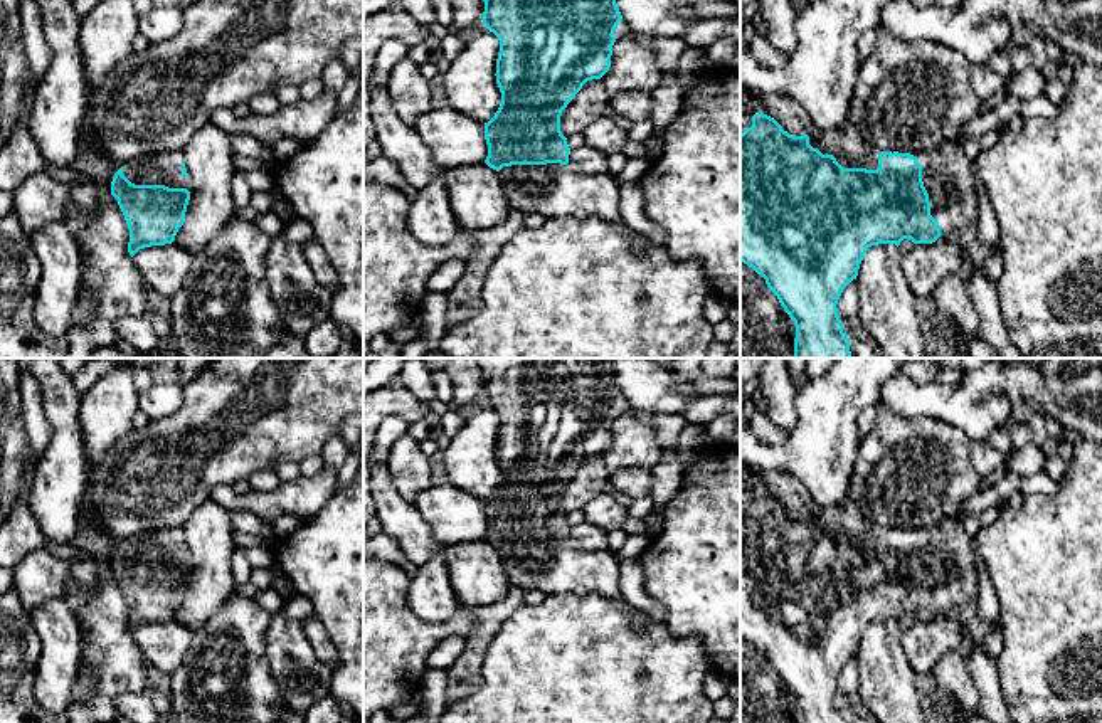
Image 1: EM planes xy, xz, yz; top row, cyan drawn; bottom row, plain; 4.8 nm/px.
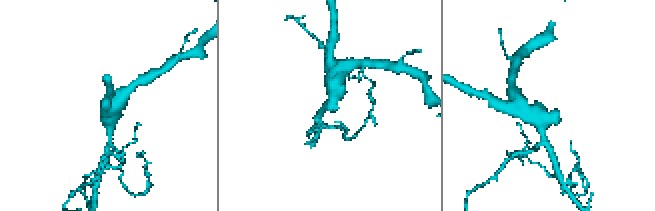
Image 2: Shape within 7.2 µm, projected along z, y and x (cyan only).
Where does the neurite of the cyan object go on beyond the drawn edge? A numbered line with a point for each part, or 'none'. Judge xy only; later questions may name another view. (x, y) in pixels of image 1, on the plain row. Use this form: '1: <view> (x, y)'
1: xy (165, 545)

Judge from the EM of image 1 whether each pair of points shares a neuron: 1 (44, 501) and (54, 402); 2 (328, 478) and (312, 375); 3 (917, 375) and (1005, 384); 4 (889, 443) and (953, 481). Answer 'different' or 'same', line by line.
1: same
2: different
3: different
4: same

